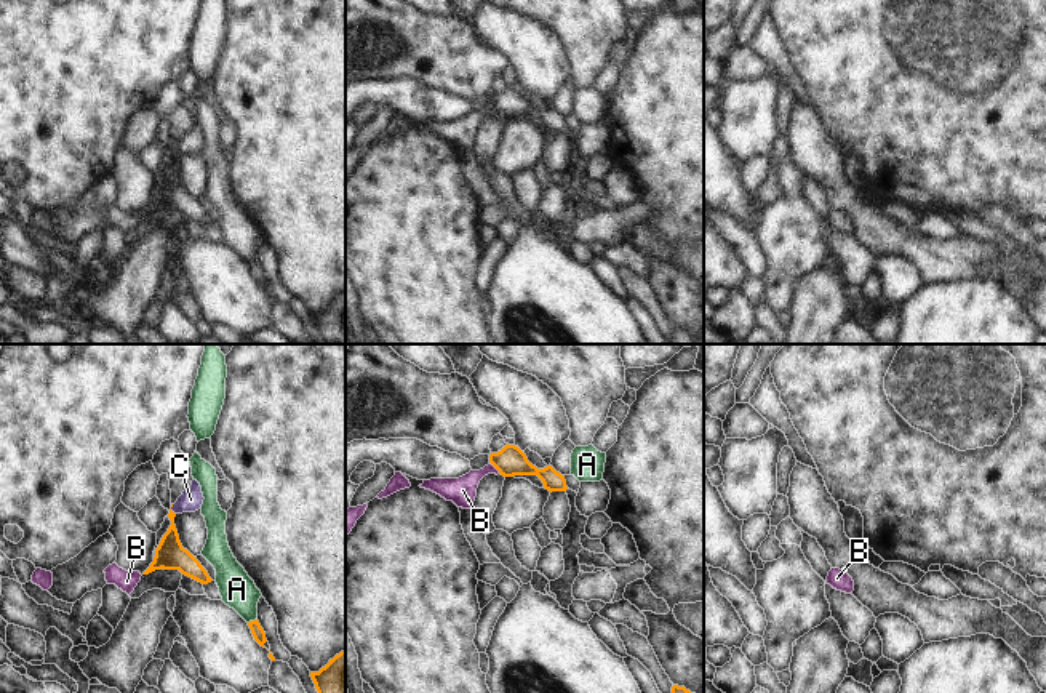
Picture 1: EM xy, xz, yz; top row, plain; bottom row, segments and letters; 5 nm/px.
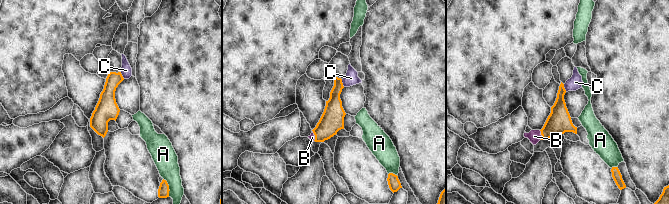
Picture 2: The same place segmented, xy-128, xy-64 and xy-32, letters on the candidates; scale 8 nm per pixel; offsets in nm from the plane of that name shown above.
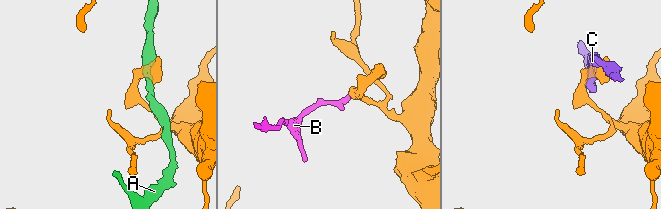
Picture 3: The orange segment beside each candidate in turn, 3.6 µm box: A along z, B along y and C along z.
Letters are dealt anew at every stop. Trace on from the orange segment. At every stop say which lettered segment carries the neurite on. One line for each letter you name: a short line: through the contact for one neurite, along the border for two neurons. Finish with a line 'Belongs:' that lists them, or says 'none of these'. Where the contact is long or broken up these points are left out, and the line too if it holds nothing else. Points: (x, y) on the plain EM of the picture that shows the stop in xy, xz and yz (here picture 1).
B: Line: xz (511, 101), (495, 108), (479, 116), (463, 132)
Belongs: B

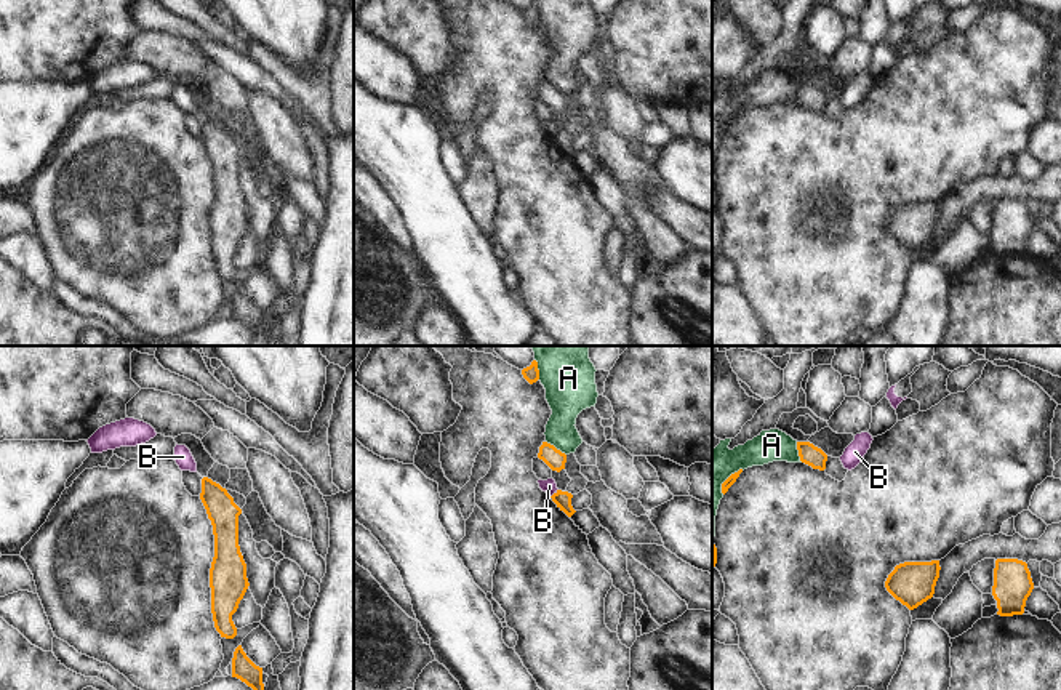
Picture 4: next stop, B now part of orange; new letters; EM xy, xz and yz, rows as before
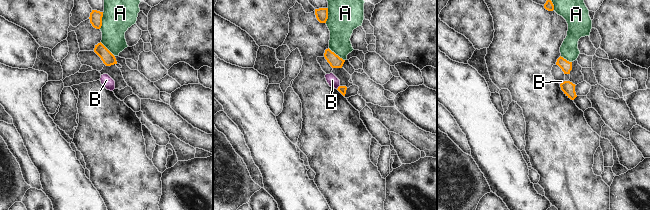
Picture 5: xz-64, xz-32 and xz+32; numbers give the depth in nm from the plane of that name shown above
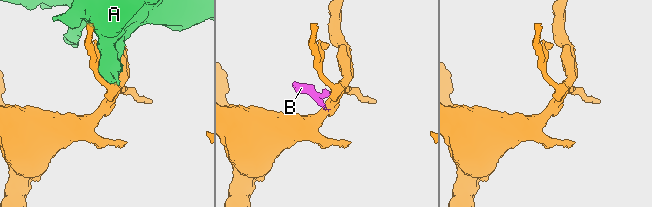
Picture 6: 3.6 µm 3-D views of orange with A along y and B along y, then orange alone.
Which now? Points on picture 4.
Belongs: none of these

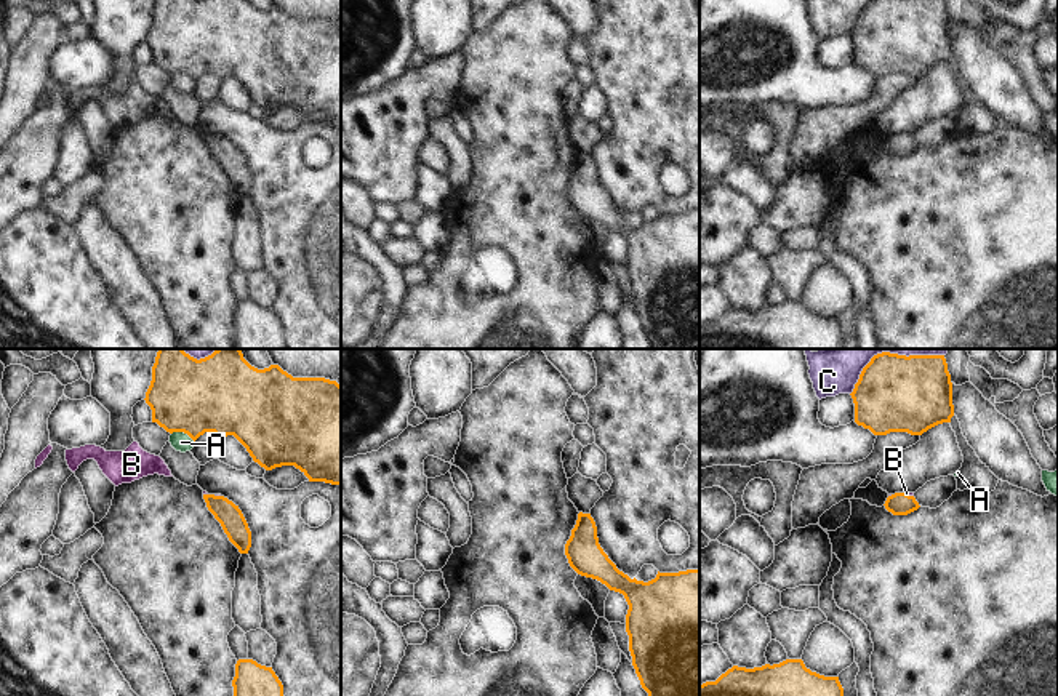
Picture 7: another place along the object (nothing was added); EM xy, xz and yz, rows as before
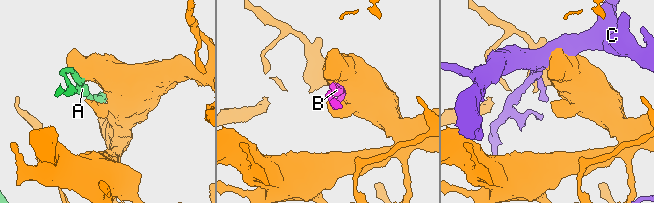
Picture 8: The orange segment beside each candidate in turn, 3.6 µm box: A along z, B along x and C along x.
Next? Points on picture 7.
B: Line: yz (900, 144), (908, 136), (906, 135)
Belongs: B

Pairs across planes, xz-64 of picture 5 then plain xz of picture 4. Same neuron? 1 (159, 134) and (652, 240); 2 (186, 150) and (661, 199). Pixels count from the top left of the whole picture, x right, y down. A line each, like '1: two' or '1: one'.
1: two
2: two

